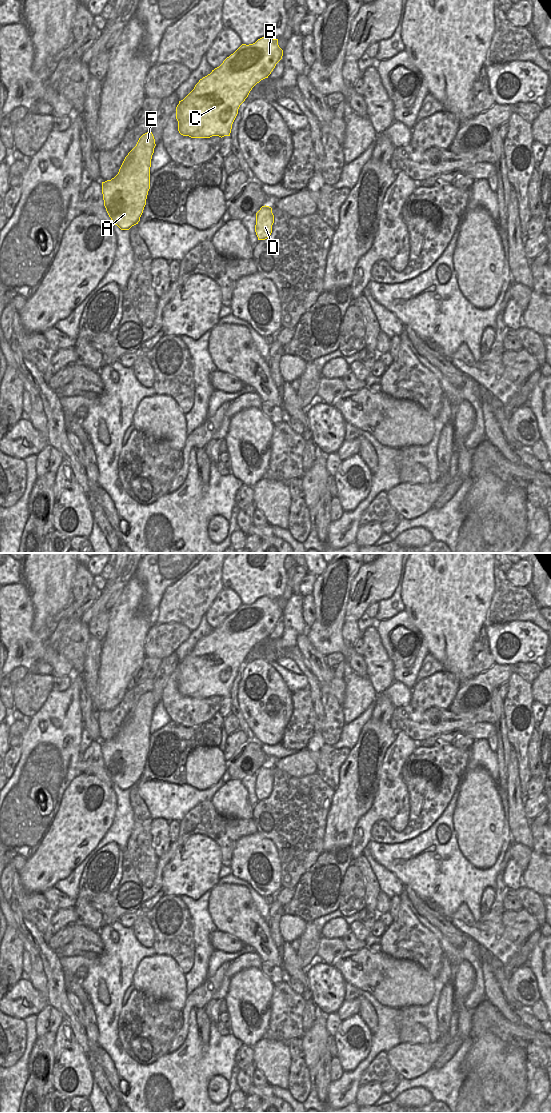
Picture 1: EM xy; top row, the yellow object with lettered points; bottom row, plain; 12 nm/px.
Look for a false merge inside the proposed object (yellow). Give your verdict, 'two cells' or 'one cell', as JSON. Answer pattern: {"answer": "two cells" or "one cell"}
{"answer": "one cell"}

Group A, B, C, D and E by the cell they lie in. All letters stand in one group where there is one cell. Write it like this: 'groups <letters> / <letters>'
groups A B C D E

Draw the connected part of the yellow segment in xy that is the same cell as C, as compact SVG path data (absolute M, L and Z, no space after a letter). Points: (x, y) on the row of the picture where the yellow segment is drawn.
M264 36L253 44L242 44L219 67L200 79L194 89L179 101L176 107L179 133L191 138L230 136L240 105L257 83L268 78L282 56L283 50L278 45L278 39Z

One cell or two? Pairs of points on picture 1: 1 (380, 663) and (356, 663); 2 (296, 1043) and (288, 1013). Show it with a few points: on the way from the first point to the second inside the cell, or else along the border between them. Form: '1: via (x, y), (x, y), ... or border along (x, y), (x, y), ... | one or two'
1: border along (361, 655), (366, 666), (367, 676) | two
2: border along (300, 1037), (294, 1037), (289, 1041) | two

